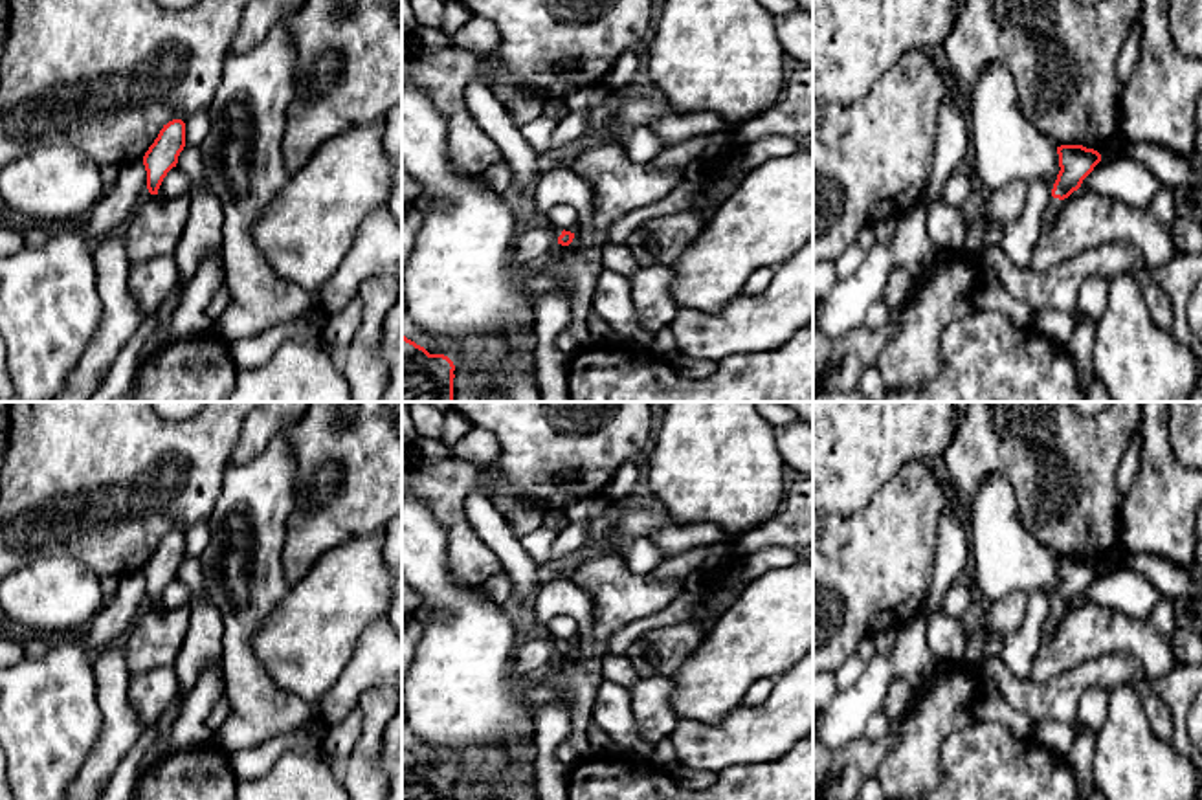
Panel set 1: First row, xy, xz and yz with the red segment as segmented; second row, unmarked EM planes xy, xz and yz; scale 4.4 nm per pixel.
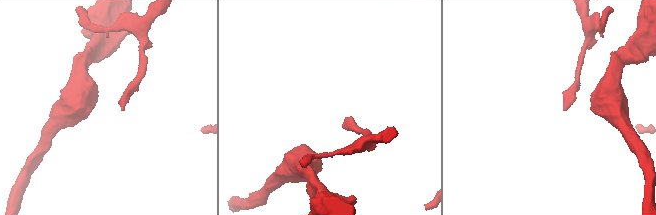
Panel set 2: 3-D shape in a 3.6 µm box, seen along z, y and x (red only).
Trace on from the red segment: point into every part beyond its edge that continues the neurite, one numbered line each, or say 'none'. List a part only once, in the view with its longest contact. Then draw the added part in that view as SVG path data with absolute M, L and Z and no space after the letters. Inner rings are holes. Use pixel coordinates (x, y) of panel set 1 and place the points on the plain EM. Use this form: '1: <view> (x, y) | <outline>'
1: yz (1056, 615) | M1052 607L1052 611L1044 622L1041 642L1048 642L1053 639L1055 626L1061 622L1061 618L1063 618L1063 611Z

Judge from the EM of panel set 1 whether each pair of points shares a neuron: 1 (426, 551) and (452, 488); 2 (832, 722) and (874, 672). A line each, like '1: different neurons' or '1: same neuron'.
1: different neurons
2: same neuron

